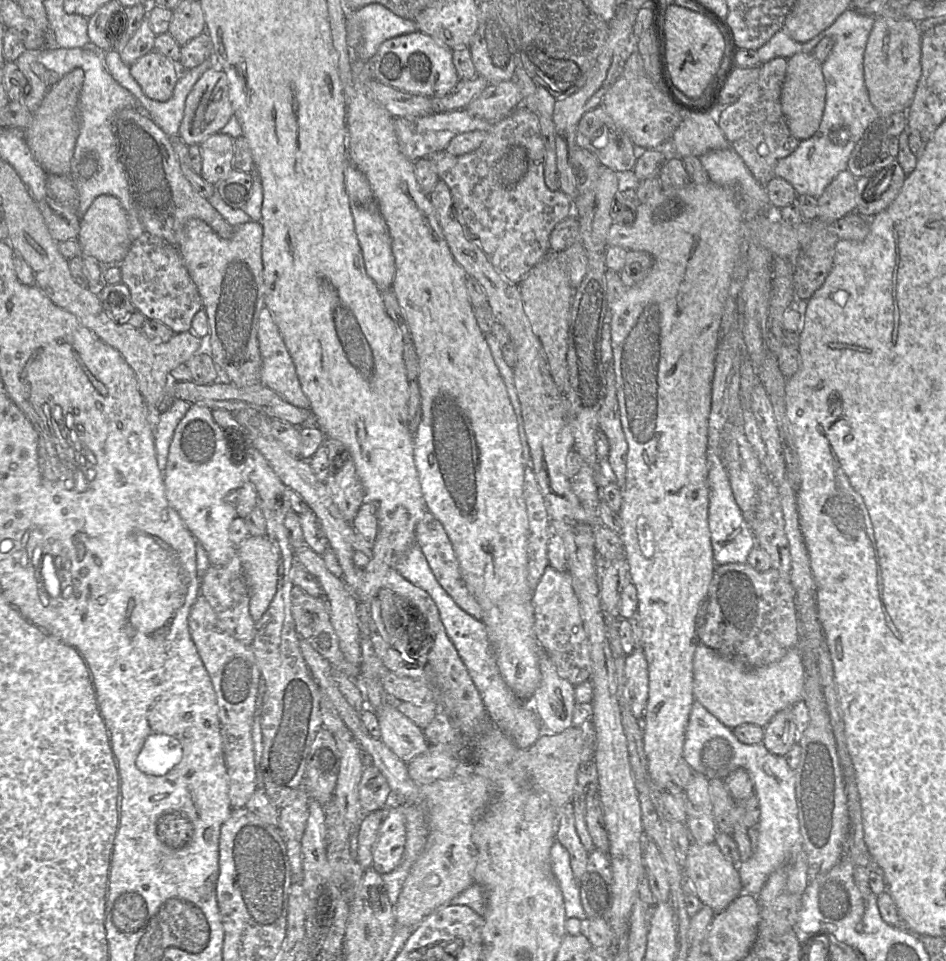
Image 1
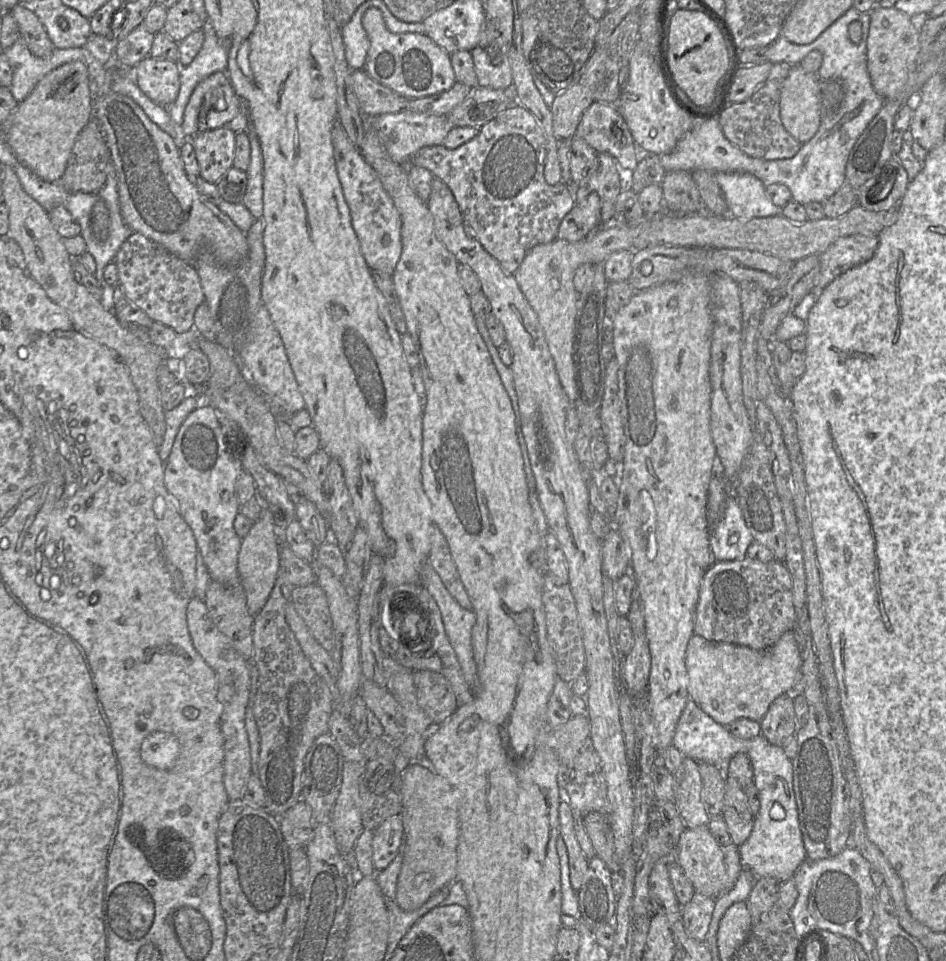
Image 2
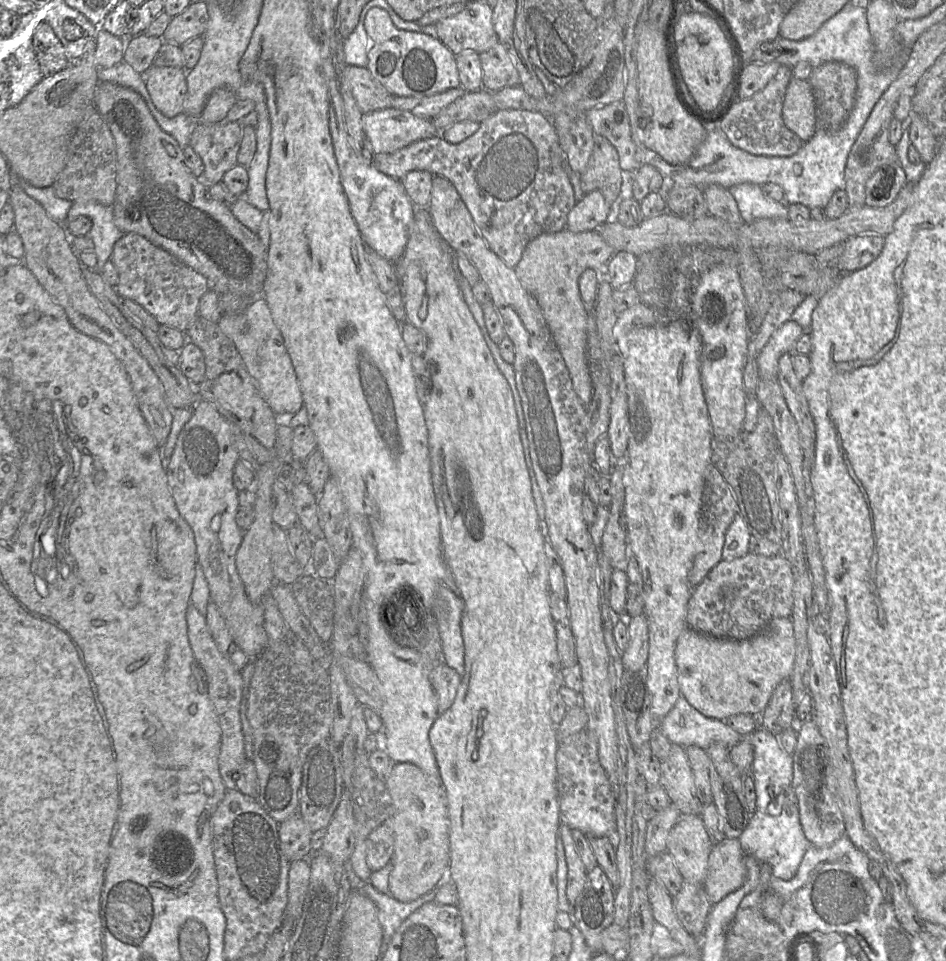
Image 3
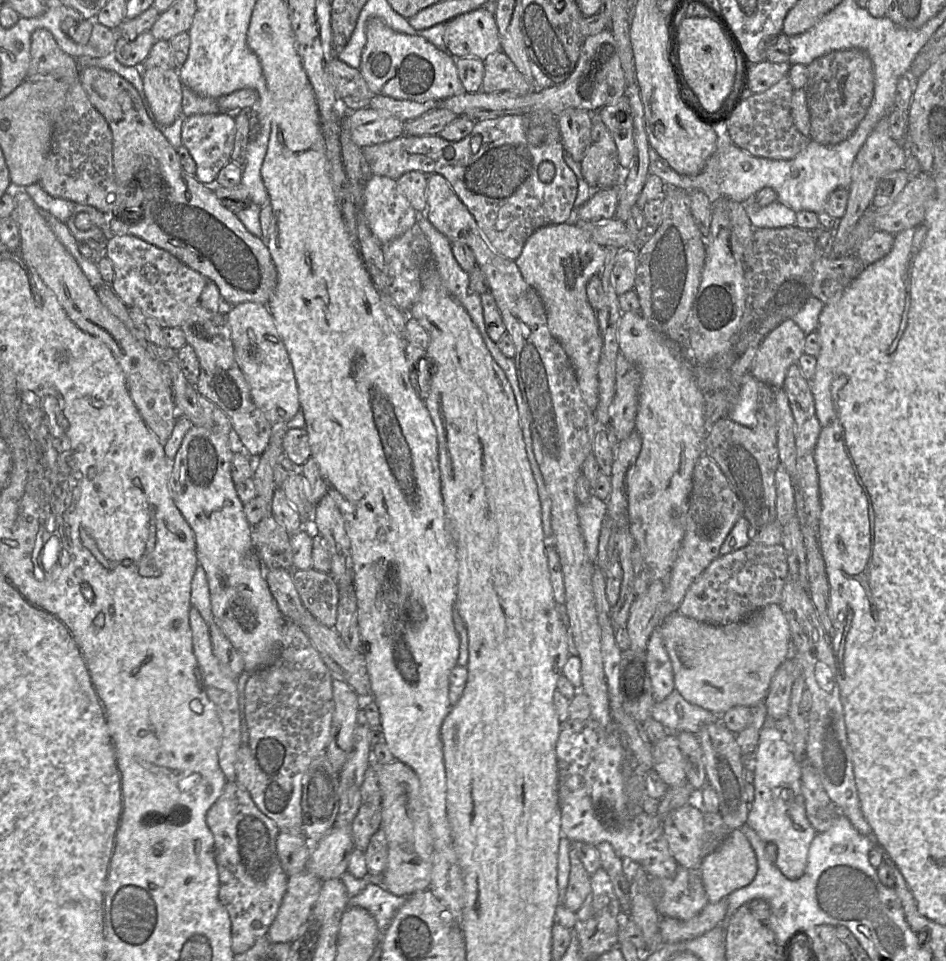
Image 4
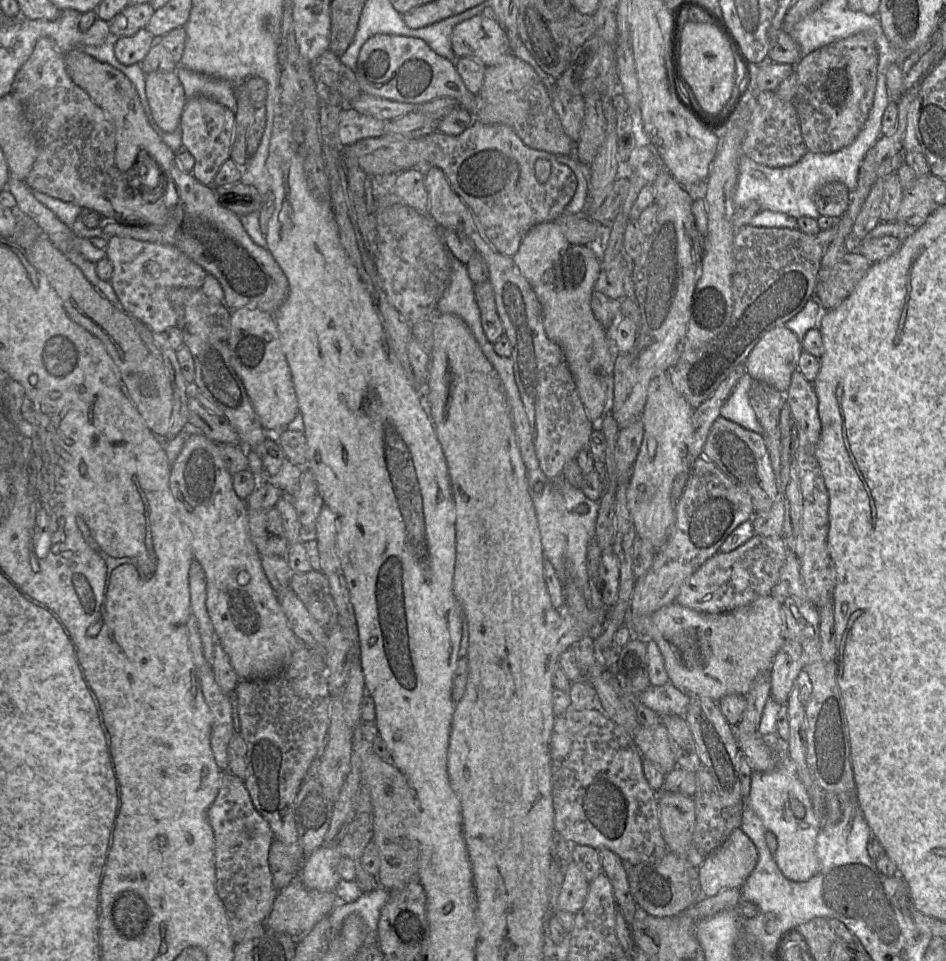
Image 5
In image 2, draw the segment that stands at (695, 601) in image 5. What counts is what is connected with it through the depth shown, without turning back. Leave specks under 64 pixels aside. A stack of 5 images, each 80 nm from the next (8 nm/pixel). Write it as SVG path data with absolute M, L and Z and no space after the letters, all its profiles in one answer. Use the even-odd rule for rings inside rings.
M748 557L716 561L703 575L694 614L694 633L706 640L764 651L785 632L794 630L795 625L792 578L784 562L763 563Z

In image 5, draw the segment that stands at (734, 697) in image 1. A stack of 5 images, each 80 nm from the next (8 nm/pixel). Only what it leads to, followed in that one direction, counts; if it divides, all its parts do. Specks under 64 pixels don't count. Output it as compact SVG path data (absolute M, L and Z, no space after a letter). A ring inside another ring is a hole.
M771 595L717 614L698 612L676 602L649 615L635 615L629 610L624 626L628 626L635 636L653 640L657 644L669 681L676 688L689 695L708 697L717 702L729 694L746 695L760 676L769 673L773 659L786 639L781 607Z

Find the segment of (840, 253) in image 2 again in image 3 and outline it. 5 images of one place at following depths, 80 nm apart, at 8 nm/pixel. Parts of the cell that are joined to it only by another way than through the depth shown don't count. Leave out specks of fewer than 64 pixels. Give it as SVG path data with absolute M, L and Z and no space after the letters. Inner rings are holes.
M862 234L846 240L844 251L836 267L841 272L852 272L862 269L876 259L884 246L885 236Z

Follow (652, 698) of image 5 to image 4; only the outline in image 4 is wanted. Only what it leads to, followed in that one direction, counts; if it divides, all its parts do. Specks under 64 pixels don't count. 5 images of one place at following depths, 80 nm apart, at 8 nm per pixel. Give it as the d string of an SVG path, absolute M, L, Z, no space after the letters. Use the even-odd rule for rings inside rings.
M676 689L663 701L655 702L652 709L652 717L660 722L670 733L676 735L683 731L697 734L704 725L721 721L718 715L686 701Z

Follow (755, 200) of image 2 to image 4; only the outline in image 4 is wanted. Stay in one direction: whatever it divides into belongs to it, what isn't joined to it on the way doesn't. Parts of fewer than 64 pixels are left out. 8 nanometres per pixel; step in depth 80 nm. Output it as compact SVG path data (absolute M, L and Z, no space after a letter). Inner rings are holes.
M749 200L744 203L744 206L755 229L783 228L796 225L796 212L778 201L762 207Z

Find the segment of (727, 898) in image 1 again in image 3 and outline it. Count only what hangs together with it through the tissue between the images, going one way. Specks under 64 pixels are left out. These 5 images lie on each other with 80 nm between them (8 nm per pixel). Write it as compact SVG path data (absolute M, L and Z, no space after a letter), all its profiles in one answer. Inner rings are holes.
M681 814L667 840L667 850L673 856L685 880L703 885L708 874L708 859L714 848L710 830L701 815Z

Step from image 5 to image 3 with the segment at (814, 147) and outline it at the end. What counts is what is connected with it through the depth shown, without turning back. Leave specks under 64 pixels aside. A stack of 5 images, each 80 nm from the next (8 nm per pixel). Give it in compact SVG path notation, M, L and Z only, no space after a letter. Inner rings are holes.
M830 61L814 67L808 79L815 101L816 123L818 130L836 133L846 123L855 103L857 76L849 65Z

